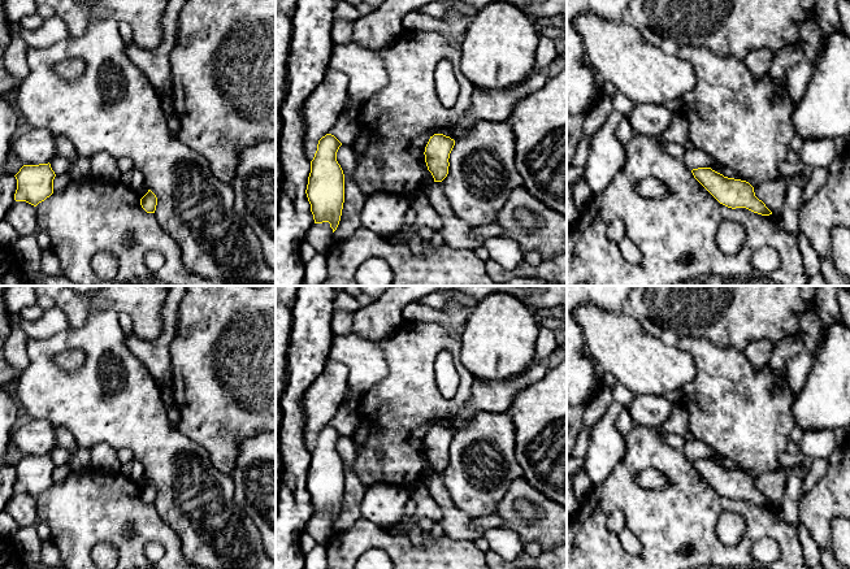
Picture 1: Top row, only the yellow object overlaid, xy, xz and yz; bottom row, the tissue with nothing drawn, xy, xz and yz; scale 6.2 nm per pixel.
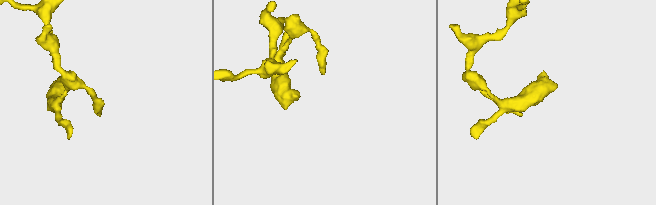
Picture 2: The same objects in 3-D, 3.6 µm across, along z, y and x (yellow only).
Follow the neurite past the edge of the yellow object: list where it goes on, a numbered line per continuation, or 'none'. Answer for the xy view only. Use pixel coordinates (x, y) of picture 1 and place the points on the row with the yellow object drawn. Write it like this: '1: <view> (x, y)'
none

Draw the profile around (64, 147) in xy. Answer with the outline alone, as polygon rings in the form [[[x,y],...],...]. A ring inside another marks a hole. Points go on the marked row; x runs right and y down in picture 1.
[[[56,135],[56,156],[66,158],[70,165],[79,158],[71,142],[62,135]]]

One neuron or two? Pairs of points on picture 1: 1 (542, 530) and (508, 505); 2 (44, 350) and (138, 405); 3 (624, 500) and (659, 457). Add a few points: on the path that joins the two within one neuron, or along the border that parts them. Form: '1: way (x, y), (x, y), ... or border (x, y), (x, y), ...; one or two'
1: way (532, 530), (525, 530), (511, 516); one
2: way (57, 377), (81, 400), (111, 403); one
3: way (624, 485), (624, 474), (643, 457); one

